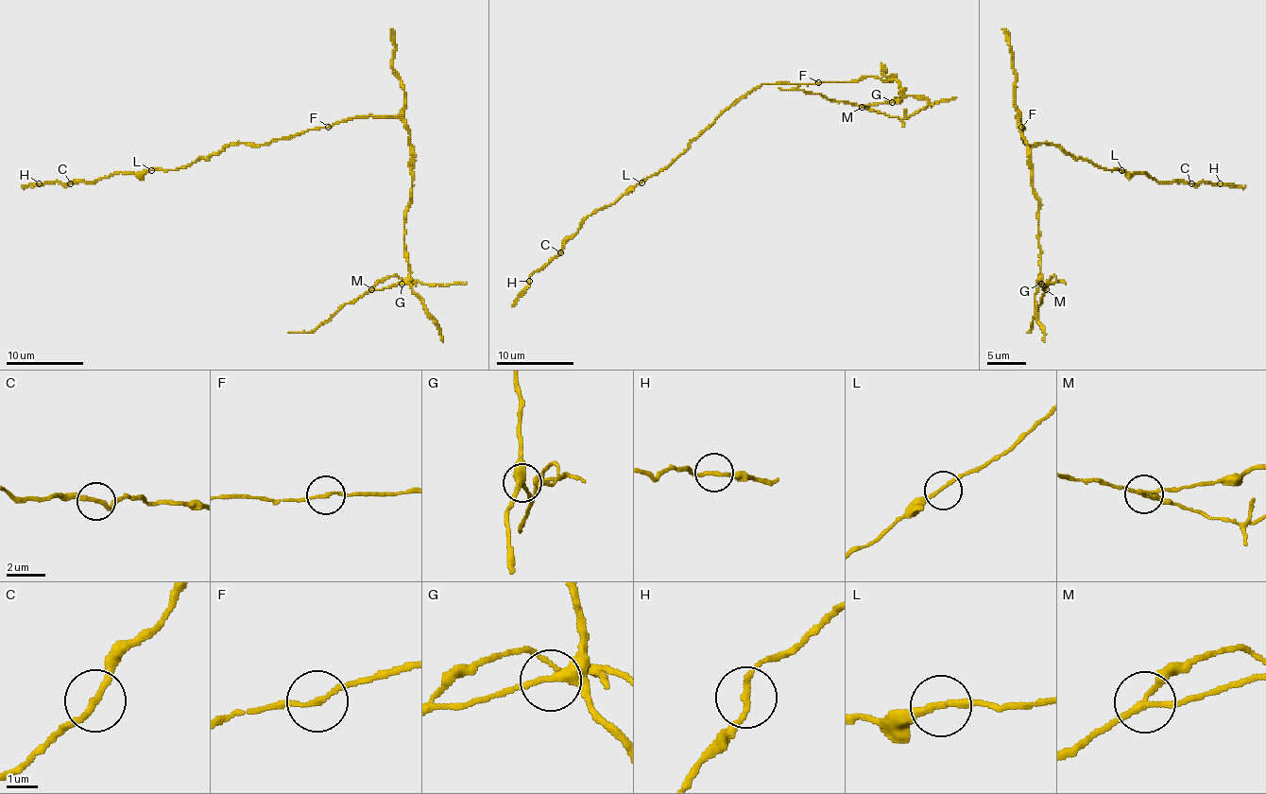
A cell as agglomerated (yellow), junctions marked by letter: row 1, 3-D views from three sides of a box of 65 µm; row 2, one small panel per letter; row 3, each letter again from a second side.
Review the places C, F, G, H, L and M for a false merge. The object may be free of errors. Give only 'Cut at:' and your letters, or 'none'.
Cut at: M

